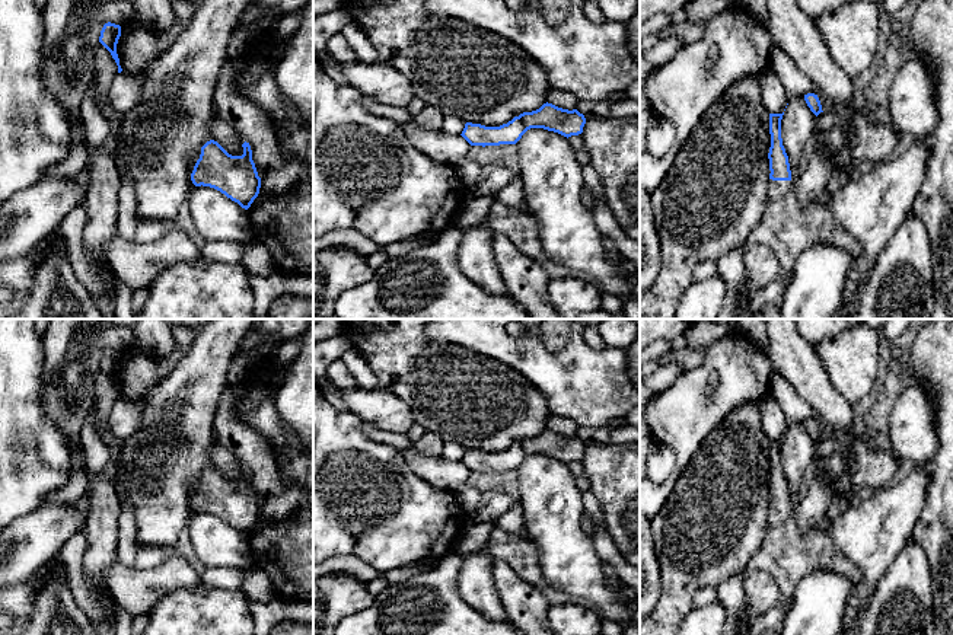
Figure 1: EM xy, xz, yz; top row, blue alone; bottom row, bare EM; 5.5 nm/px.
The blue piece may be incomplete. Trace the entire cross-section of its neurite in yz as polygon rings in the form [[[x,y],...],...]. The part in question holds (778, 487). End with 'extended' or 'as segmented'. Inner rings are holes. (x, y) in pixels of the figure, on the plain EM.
[[[769,440],[769,460],[771,473],[768,479],[769,485],[769,527],[783,526],[791,514],[791,497],[788,489],[788,482],[783,472],[781,465],[781,446],[783,440]]] | extended

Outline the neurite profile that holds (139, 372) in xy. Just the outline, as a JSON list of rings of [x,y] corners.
[[[178,342],[172,352],[160,357],[134,347],[122,351],[117,370],[122,398],[128,401],[146,398],[172,371],[187,351],[188,348]]]

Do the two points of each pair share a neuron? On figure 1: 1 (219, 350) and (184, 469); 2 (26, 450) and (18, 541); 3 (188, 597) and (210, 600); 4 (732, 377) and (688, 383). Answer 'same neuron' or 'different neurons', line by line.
1: same neuron
2: different neurons
3: same neuron
4: same neuron

